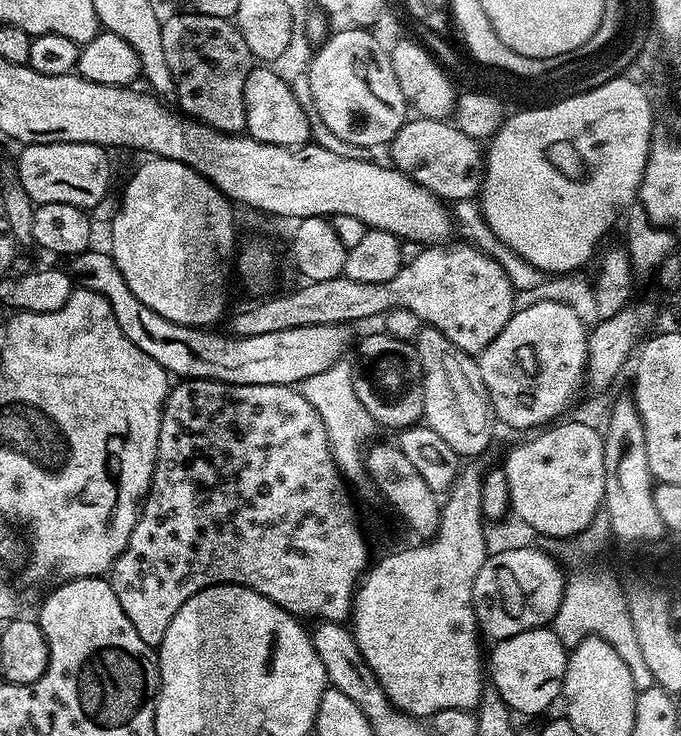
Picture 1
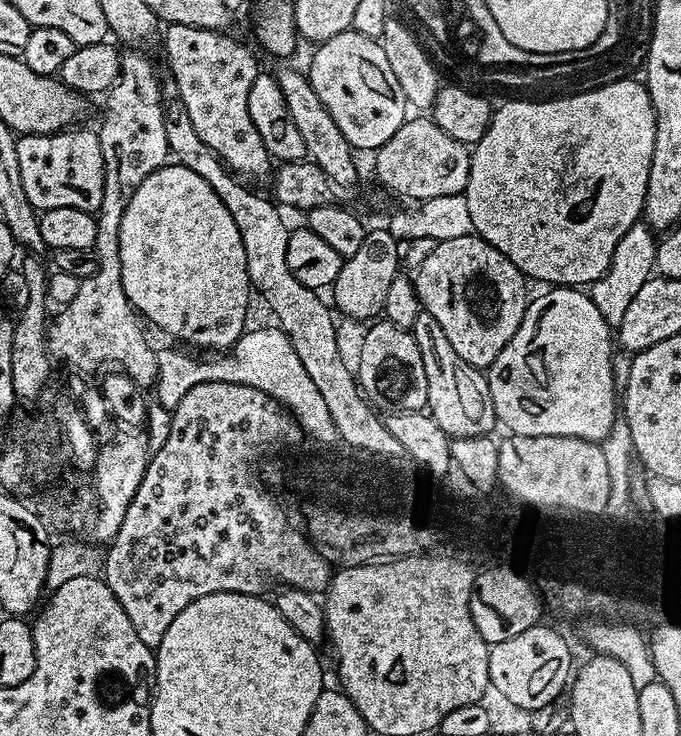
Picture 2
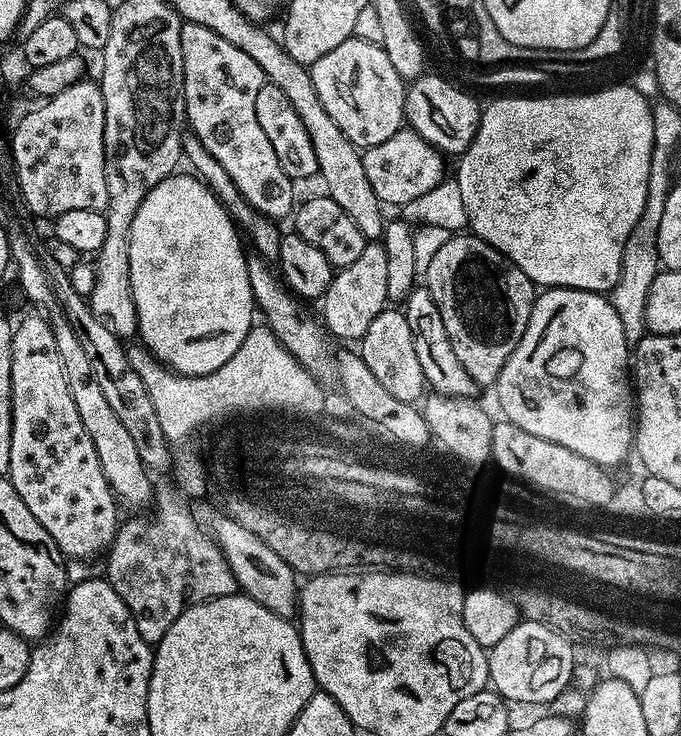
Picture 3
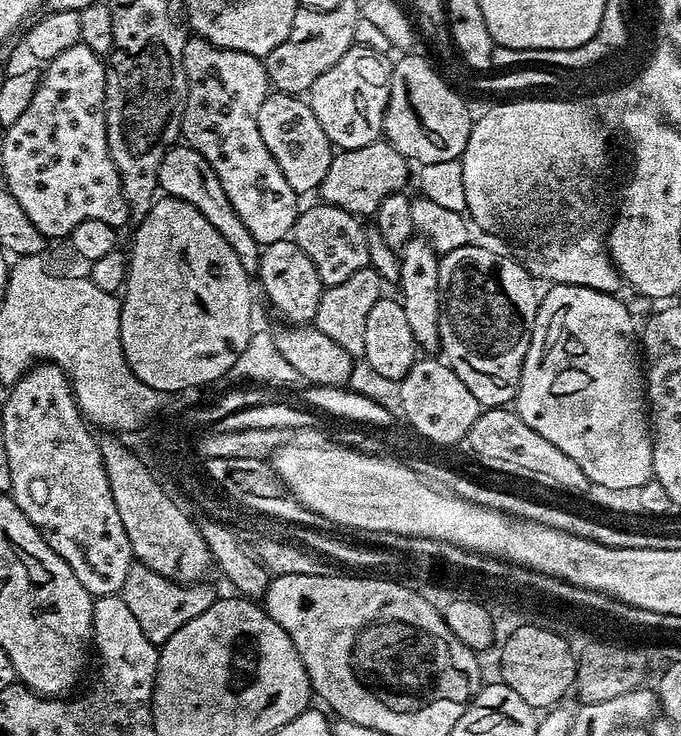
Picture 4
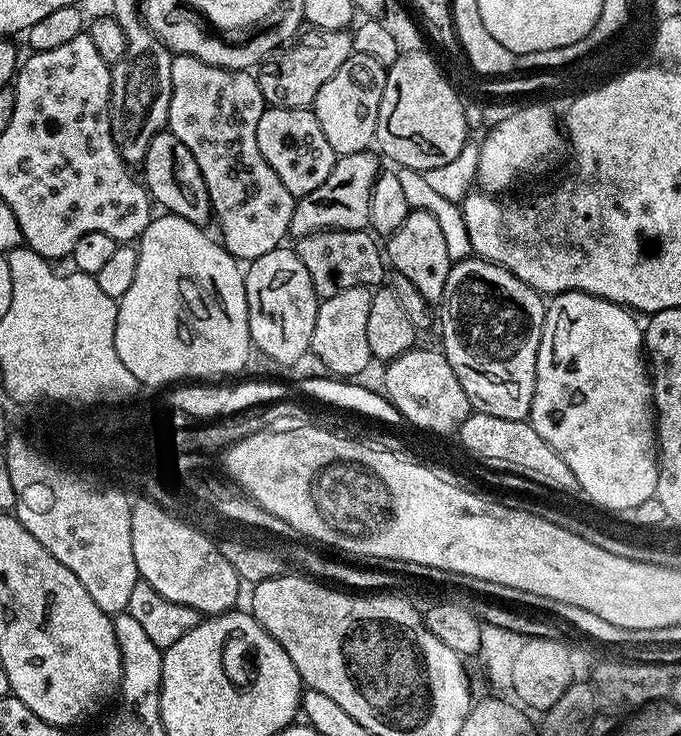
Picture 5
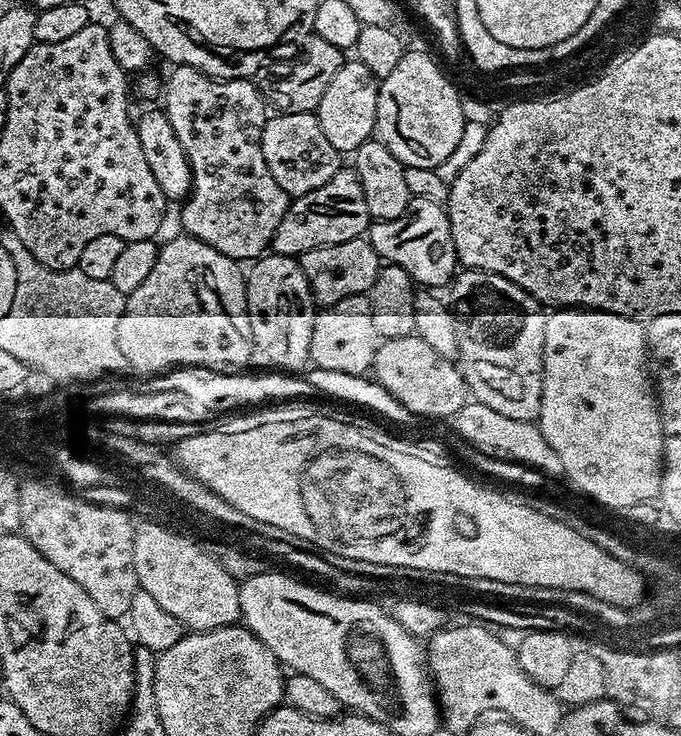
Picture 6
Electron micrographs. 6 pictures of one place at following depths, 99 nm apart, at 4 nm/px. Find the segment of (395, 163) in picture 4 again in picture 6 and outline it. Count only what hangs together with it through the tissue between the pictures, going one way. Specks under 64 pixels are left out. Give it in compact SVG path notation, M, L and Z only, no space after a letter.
M344 166L326 186L318 186L318 190L310 190L310 194L295 197L289 203L282 222L278 222L278 230L274 230L270 248L277 256L298 258L306 250L314 250L314 246L334 246L334 242L350 242L364 236L369 227L362 182L351 167Z

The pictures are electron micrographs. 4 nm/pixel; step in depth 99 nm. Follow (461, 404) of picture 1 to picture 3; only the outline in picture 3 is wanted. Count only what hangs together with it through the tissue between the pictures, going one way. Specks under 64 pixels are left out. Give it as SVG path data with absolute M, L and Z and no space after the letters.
M426 286L412 289L408 299L403 301L402 311L406 322L410 322L410 330L414 334L414 350L418 353L418 362L422 365L427 387L440 394L451 394L465 398L475 397L478 386L470 374L466 374L466 366L458 362L458 354L454 354L454 346L450 346L450 334L446 334L446 322L442 322L442 314L438 310L438 302L430 294Z

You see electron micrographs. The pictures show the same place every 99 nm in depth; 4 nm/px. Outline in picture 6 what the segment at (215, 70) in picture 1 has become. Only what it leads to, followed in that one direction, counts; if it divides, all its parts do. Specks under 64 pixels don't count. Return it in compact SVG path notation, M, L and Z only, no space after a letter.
M177 64L171 70L168 80L166 76L162 108L170 118L170 126L174 126L174 134L178 134L178 142L182 142L182 150L186 150L188 165L192 167L192 190L181 207L184 208L180 212L180 224L184 227L181 229L195 240L214 246L214 250L226 254L231 260L255 261L265 255L274 238L274 230L278 230L278 222L282 222L290 203L282 186L274 182L266 158L262 158L260 143L266 119L264 97L251 79L217 80L215 76L207 76L185 64Z

